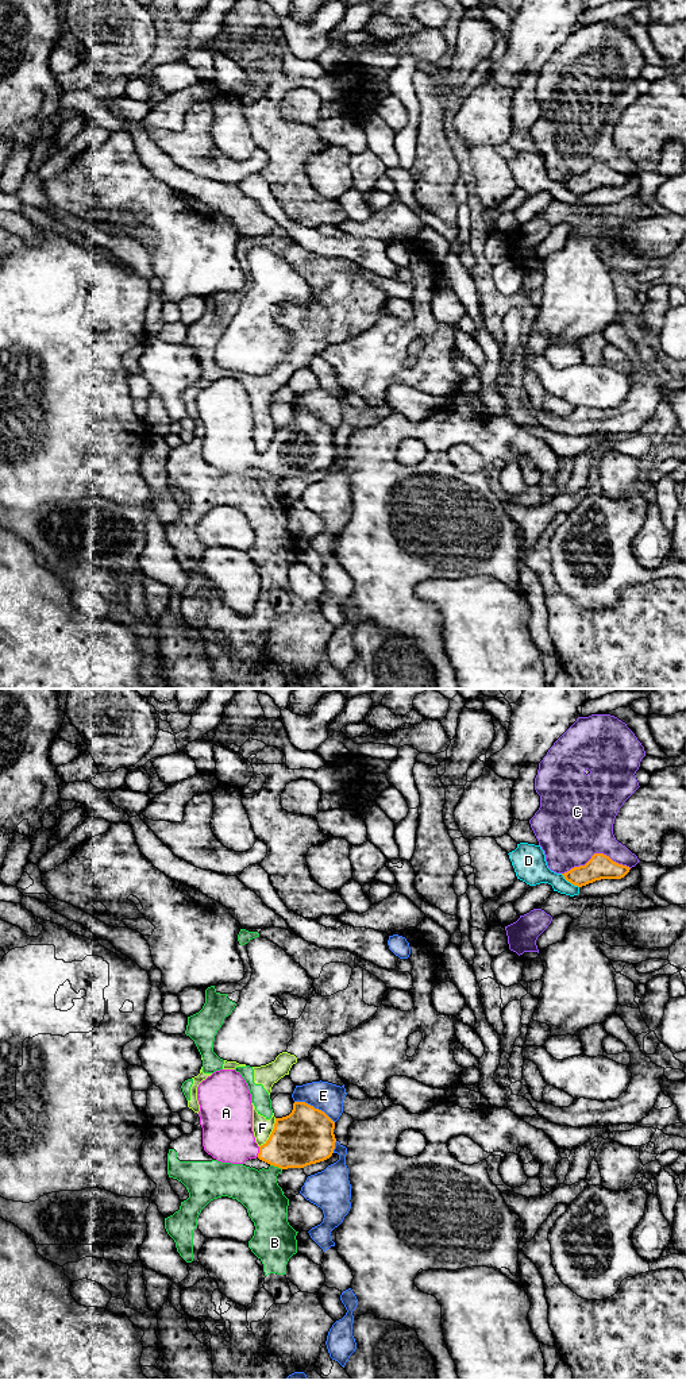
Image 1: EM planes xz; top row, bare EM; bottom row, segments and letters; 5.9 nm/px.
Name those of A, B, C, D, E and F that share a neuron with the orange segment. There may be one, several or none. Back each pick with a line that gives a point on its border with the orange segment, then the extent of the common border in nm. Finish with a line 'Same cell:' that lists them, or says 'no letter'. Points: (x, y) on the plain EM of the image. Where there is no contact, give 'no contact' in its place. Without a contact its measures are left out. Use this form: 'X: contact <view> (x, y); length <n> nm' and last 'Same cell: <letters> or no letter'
A: contact xz (259, 461); length 70 nm
Same cell: A

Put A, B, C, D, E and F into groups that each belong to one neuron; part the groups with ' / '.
A / B F / C / D / E

